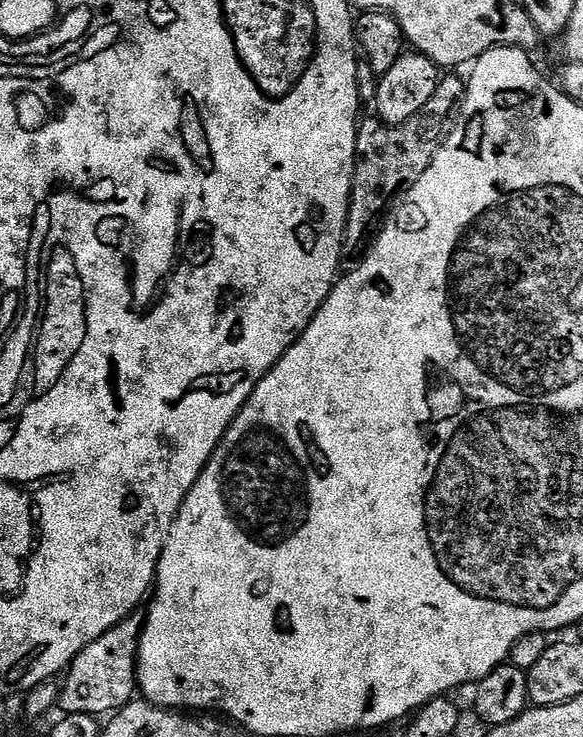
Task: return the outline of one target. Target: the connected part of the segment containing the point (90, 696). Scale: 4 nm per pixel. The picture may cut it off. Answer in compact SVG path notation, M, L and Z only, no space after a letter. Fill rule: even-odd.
M133 614L87 644L66 669L57 701L59 711L65 715L80 713L104 718L127 706L138 692L136 653L143 629L144 616Z

